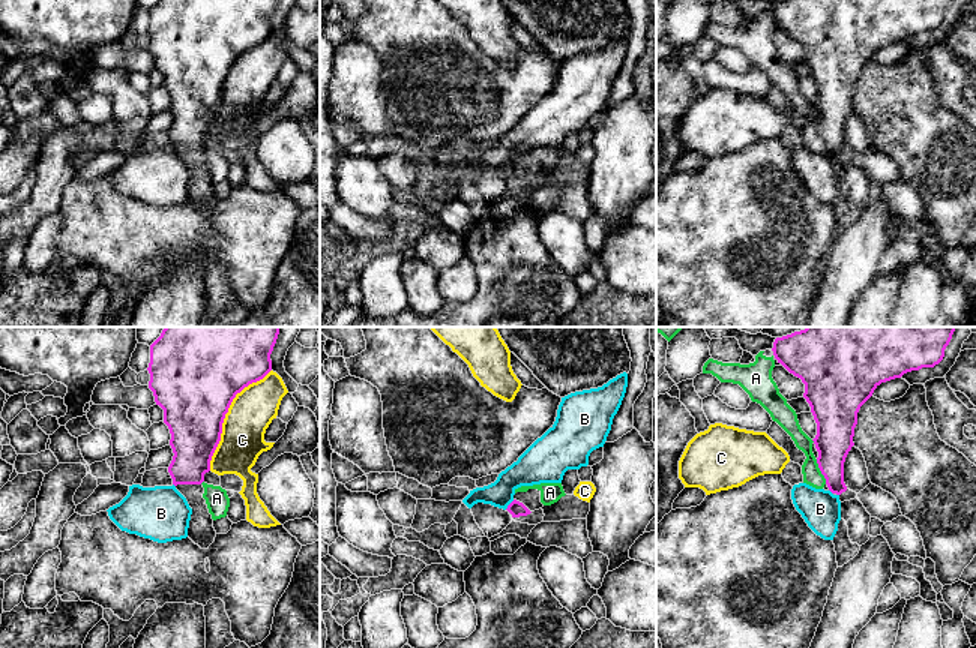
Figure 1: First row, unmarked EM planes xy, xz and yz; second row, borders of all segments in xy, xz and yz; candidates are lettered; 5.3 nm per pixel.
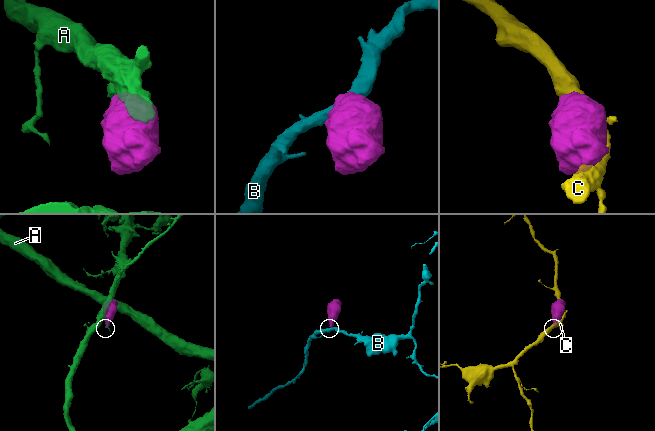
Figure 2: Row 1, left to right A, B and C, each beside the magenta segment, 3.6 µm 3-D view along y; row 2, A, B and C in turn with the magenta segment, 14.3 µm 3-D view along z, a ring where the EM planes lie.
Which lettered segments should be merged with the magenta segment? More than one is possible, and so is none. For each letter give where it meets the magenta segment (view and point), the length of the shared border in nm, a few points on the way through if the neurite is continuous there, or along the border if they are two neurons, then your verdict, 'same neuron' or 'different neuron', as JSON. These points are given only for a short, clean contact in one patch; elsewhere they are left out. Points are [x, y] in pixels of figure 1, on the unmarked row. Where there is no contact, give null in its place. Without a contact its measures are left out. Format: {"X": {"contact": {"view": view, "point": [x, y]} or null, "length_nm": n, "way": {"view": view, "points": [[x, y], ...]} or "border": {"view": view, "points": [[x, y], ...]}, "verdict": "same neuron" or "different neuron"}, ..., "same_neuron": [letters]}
{"A": {"contact": {"view": "yz", "point": [820, 134]}, "length_nm": 150, "verdict": "different neuron"}, "B": {"contact": {"view": "xz", "point": [509, 168]}, "length_nm": 80, "border": {"view": "xz", "points": [[514, 164], [505, 173]]}, "verdict": "different neuron"}, "C": {"contact": {"view": "xy", "point": [224, 80]}, "length_nm": 650, "verdict": "different neuron"}, "same_neuron": []}

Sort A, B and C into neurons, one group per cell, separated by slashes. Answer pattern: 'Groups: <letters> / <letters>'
Groups: A / B / C

